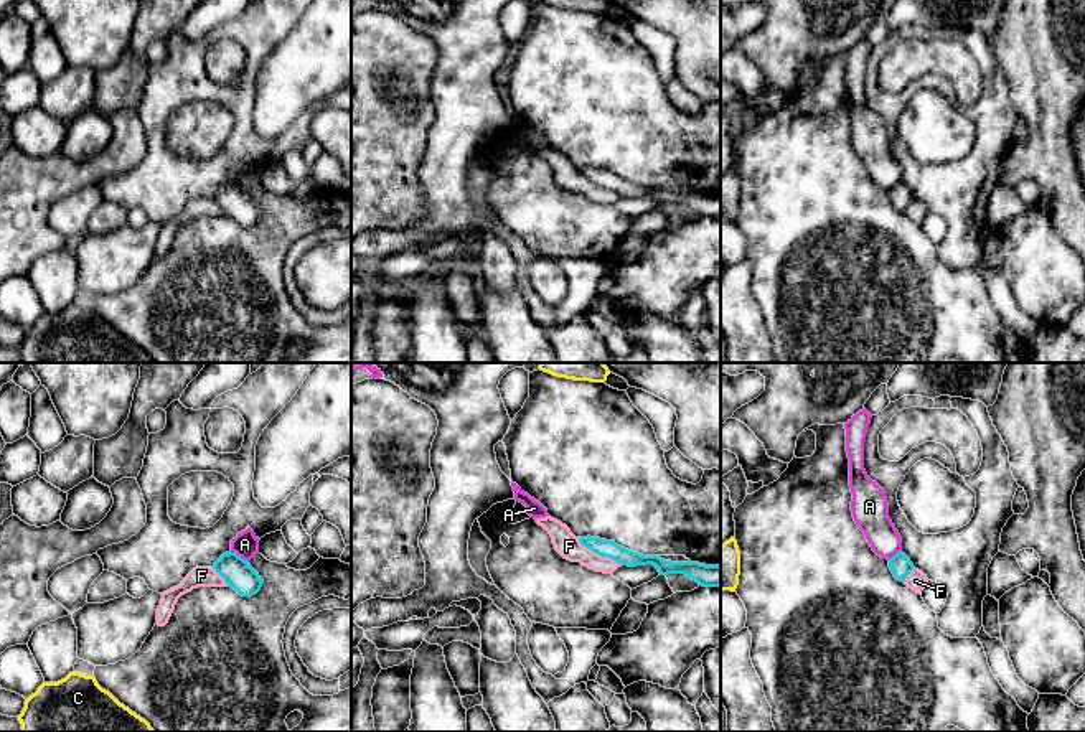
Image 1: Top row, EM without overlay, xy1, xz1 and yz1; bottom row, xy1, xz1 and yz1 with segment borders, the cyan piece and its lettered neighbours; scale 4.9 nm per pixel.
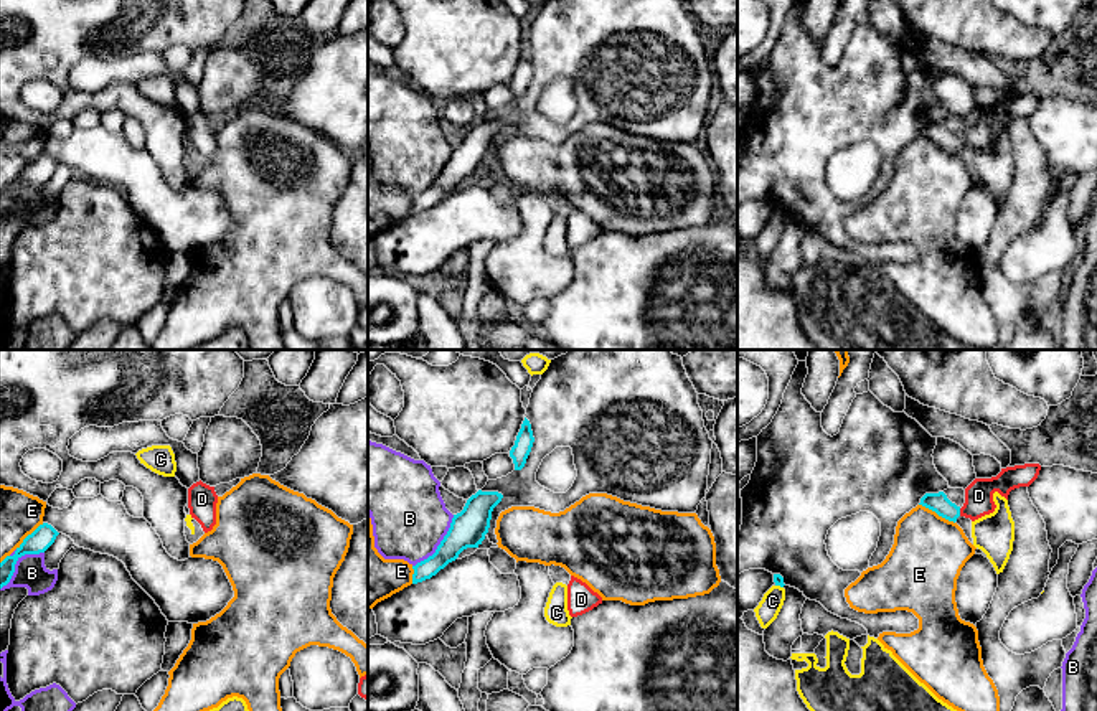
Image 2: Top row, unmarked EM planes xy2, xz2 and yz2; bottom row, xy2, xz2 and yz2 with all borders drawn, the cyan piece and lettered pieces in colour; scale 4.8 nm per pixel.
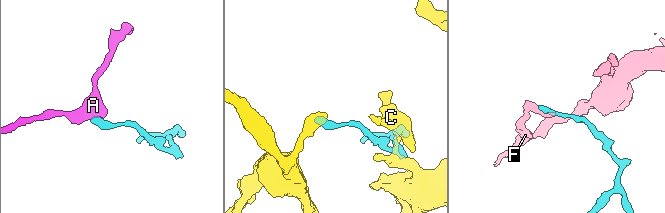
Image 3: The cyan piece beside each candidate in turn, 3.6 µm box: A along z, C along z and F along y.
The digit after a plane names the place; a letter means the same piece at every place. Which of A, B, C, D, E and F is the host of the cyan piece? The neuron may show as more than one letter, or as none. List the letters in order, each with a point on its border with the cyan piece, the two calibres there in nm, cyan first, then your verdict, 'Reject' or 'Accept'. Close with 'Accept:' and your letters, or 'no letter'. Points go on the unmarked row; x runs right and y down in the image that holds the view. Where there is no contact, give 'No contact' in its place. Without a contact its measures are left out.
A: Touches cyan at xy1 (238, 187). Thickness 150 nm (cyan) against 120 nm. Reject
B: Touches cyan at xz2 (439, 175). Thickness 180 nm (cyan) against 360 nm. Reject
C: Touches cyan at yz2 (779, 215). Thickness 50 nm (cyan) against 110 nm. Reject
D: Touches cyan at yz2 (959, 142). Thickness 100 nm (cyan) against 140 nm. Accept
E: Touches cyan at yz2 (937, 144). Thickness 100 nm (cyan) against 360 nm. Reject
F: Touches cyan at xz1 (599, 185). Thickness 90 nm (cyan) against 120 nm. Reject
Accept: D

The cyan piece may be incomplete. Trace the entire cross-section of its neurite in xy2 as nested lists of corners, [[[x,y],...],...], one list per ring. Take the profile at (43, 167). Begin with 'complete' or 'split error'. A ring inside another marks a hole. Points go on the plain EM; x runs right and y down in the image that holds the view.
complete | [[[48,153],[40,155],[23,173],[16,178],[13,186],[7,186],[0,193],[0,219],[7,216],[15,203],[16,191],[25,185],[45,183],[59,163]]]

